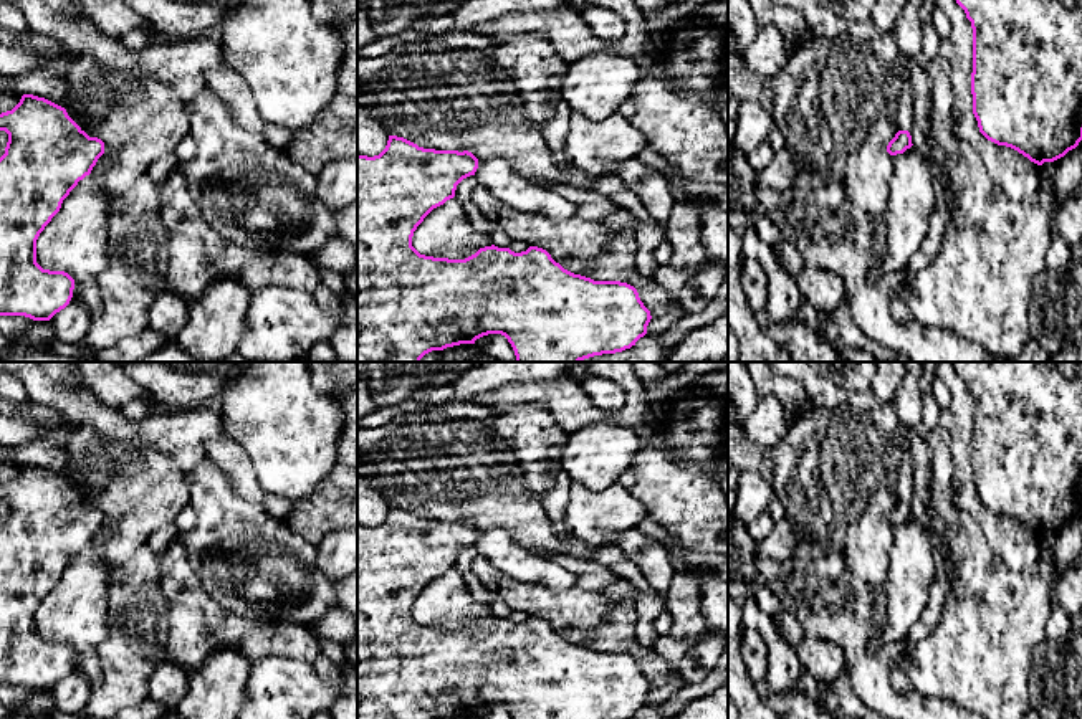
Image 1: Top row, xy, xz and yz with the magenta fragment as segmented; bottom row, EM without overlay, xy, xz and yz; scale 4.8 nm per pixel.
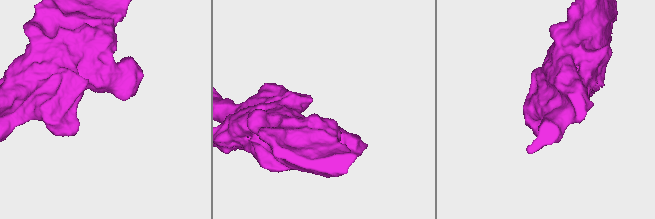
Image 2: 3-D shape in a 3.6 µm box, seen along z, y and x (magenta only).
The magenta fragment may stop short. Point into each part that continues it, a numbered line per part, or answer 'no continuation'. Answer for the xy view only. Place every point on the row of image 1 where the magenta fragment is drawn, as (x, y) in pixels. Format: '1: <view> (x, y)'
no continuation

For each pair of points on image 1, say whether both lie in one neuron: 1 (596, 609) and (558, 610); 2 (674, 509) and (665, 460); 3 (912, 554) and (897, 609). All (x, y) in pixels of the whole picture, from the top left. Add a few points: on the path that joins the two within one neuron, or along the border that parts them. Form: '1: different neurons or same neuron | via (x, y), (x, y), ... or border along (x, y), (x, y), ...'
1: same neuron | via (586, 610), (568, 610)
2: same neuron | via (674, 498), (674, 471)
3: same neuron | via (910, 567), (905, 595)

